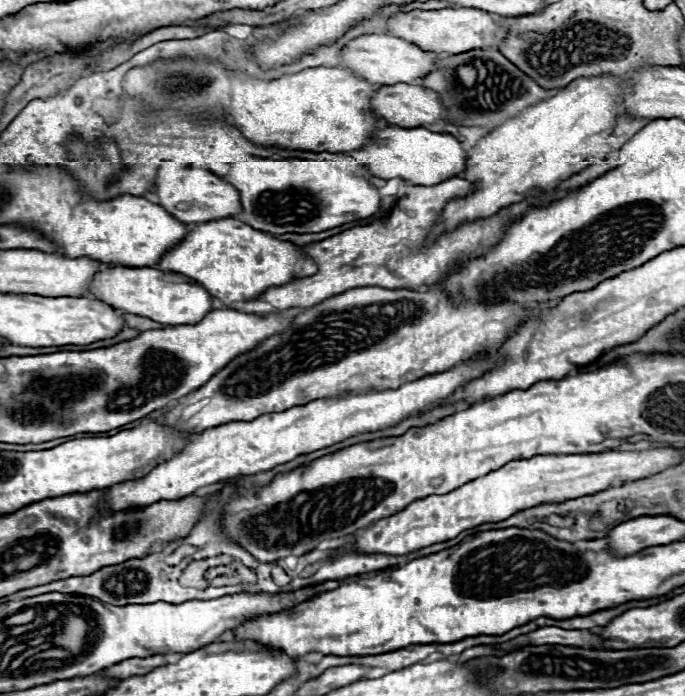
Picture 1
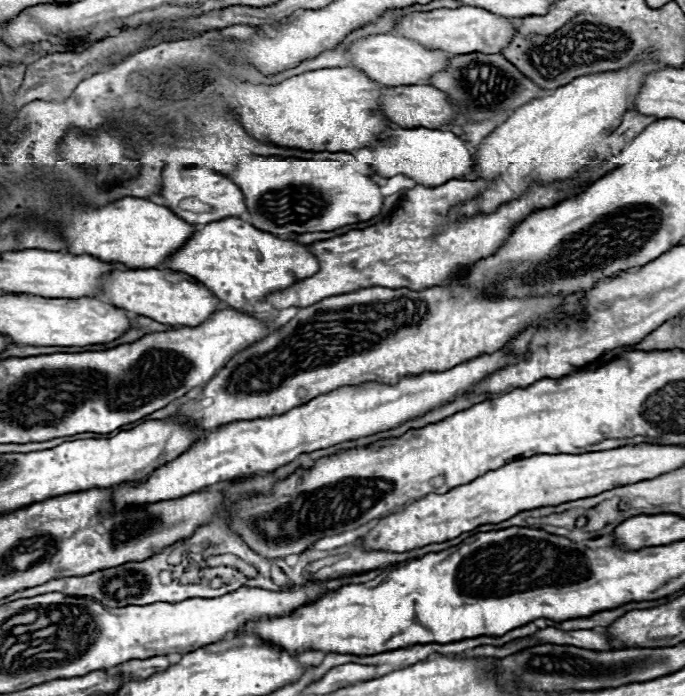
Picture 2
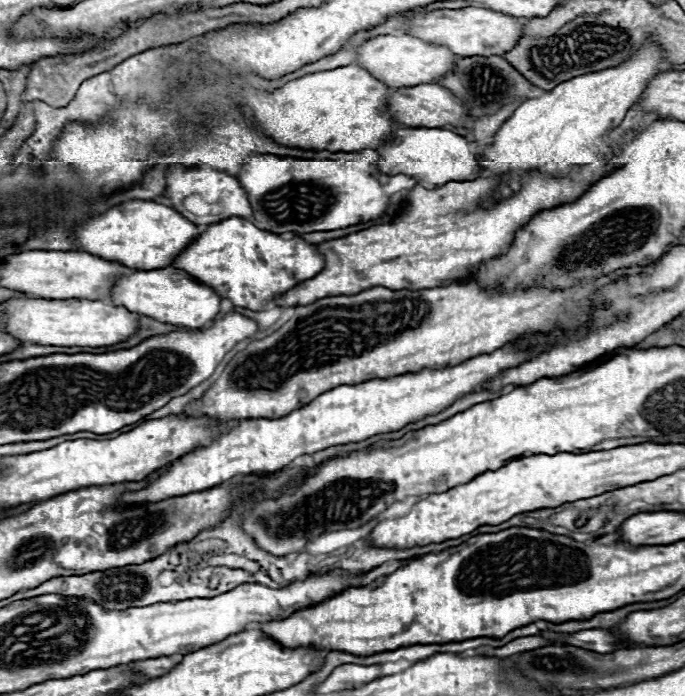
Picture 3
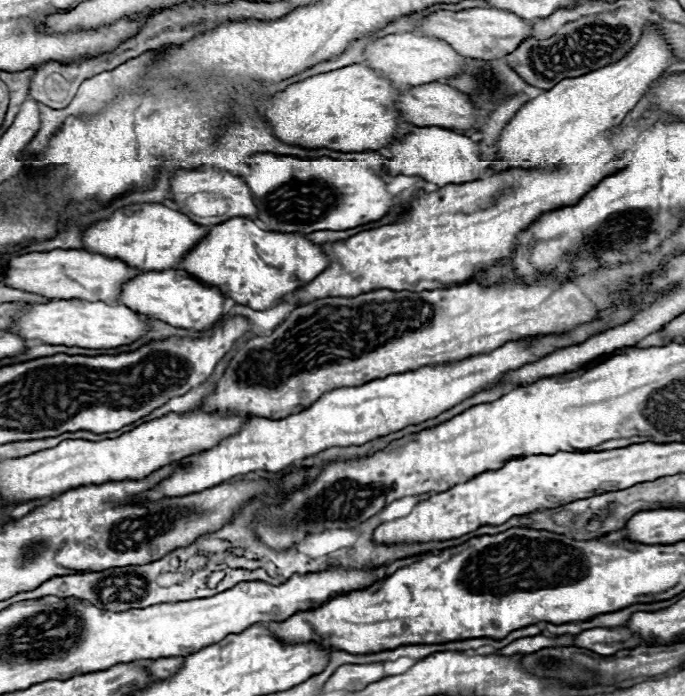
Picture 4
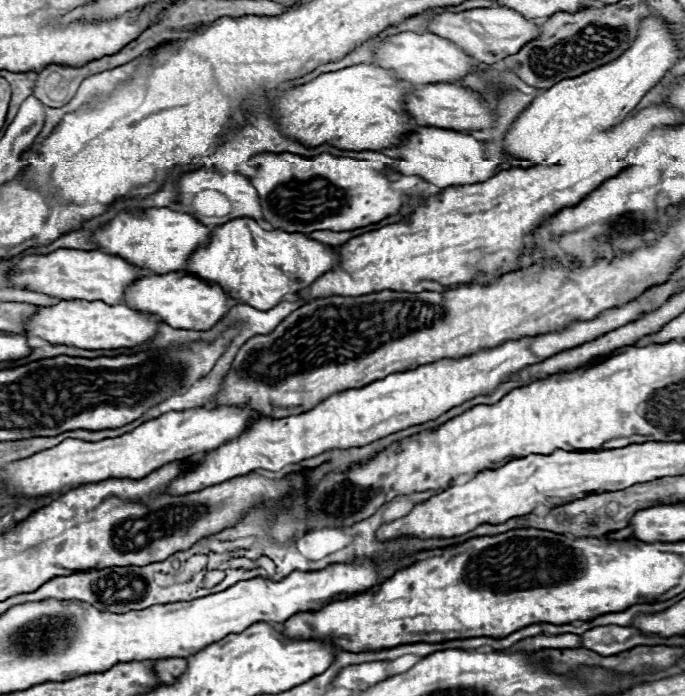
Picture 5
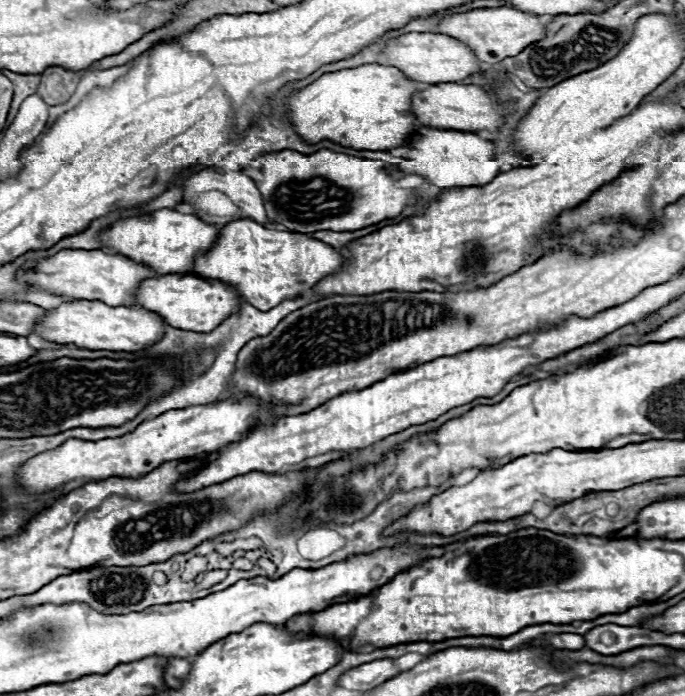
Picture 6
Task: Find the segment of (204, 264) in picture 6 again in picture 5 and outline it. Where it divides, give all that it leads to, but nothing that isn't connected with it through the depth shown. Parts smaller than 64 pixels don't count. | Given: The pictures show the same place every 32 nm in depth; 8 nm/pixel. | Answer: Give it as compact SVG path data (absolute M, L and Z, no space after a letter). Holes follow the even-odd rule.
M234 218L212 230L210 240L188 258L186 270L198 274L198 278L206 278L206 282L226 286L230 296L242 304L254 306L256 310L270 310L286 296L308 288L324 272L332 270L336 262L336 256L324 244L304 234L262 230L250 218Z

